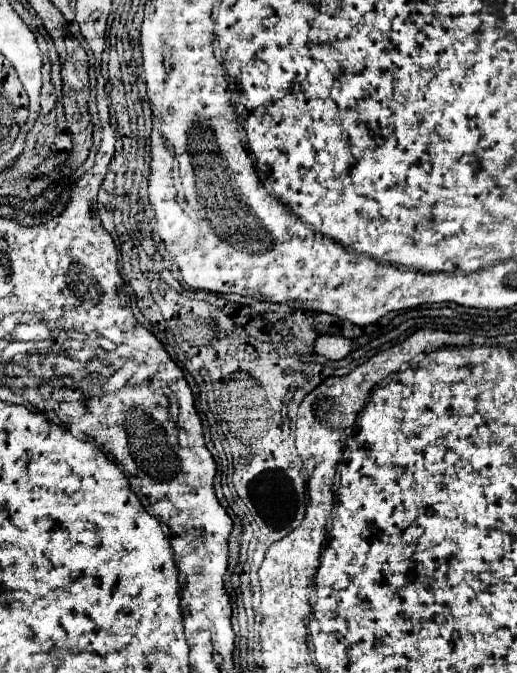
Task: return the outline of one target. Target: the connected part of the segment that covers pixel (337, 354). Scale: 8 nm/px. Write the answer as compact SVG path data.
M318 336L314 342L314 350L330 360L342 360L346 354L350 354L356 348L356 342L344 336Z

